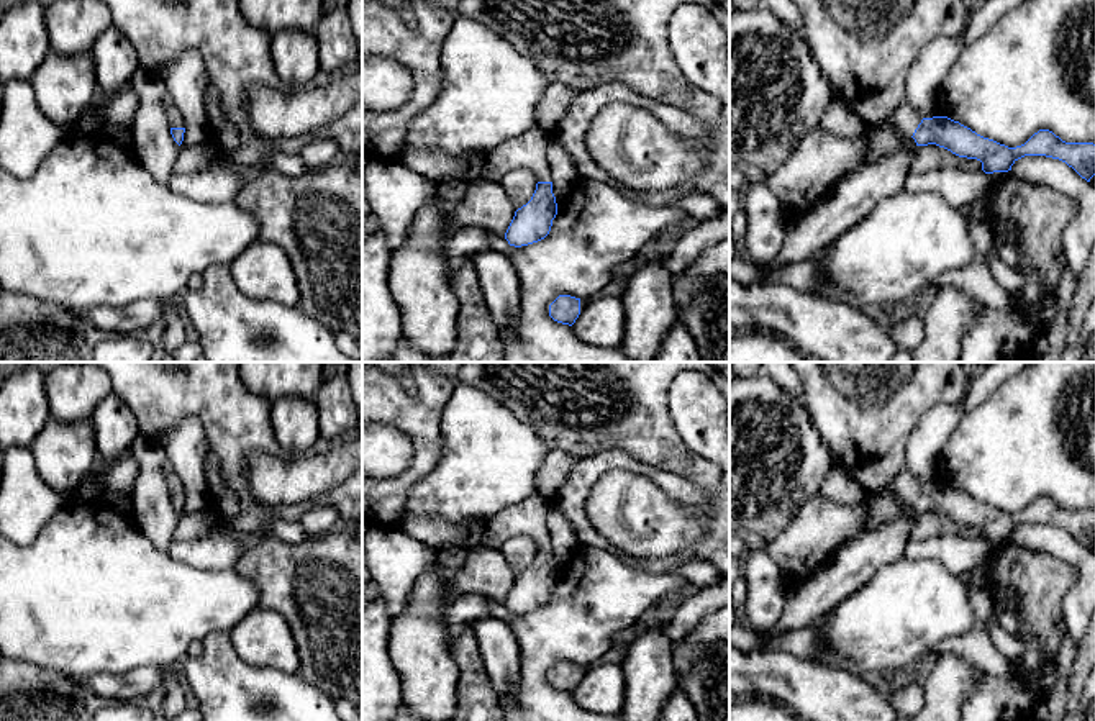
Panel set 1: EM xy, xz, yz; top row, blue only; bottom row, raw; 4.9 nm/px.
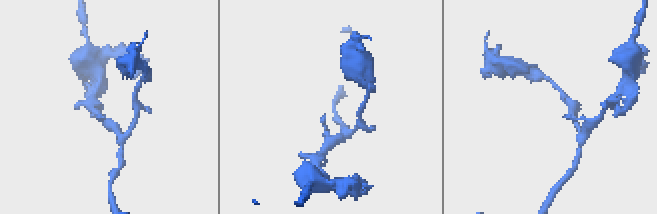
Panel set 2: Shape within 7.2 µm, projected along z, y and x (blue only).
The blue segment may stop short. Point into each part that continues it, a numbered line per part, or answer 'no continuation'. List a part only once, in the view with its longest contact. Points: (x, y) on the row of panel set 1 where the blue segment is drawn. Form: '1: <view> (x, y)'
1: yz (905, 118)

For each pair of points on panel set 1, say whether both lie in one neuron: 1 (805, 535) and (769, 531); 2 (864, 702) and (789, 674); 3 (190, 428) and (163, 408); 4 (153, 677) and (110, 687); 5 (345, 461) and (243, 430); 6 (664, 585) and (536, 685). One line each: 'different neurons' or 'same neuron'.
1: different neurons
2: same neuron
3: different neurons
4: same neuron
5: different neurons
6: same neuron

